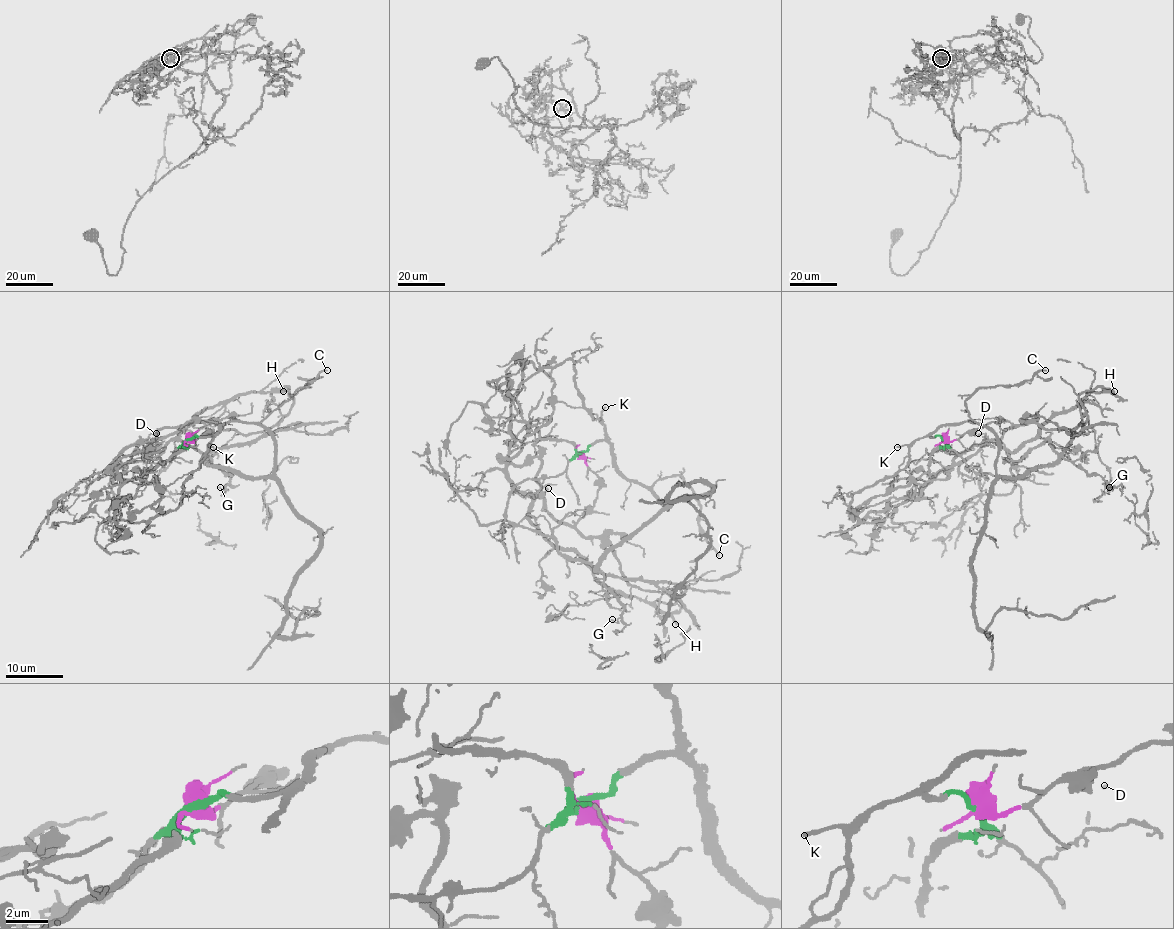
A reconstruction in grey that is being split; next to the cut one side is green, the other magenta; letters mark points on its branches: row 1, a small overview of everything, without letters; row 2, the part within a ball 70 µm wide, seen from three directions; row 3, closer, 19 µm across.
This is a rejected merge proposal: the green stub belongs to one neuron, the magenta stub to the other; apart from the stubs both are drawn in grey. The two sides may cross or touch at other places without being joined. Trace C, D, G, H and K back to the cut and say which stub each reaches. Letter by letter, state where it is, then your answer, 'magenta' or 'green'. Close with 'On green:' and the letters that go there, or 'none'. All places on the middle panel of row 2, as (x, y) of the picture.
C: at (719, 555); green
D: at (548, 488); magenta
G: at (612, 619); green
H: at (675, 624); magenta
K: at (605, 407); green
On green: C, G, K

